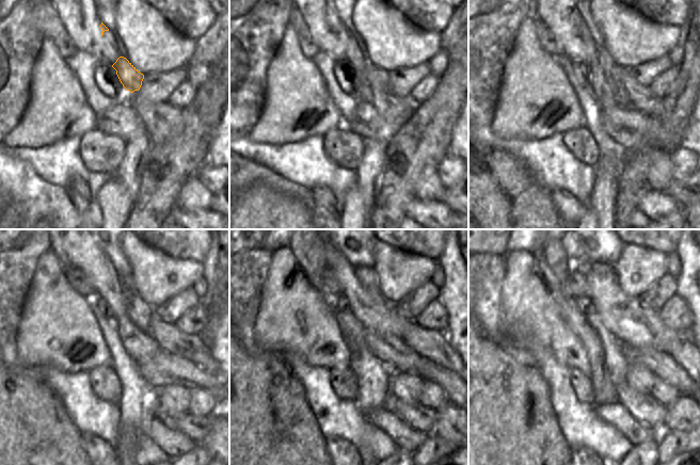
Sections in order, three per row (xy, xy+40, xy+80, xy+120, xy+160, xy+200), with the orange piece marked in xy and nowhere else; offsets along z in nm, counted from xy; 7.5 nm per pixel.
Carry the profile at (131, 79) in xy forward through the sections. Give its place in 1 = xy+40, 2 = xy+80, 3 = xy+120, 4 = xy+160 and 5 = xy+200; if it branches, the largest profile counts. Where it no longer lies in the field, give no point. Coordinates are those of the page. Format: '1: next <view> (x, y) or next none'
1: next xy+40 (377, 79)
2: next xy+80 (642, 99)
3: next xy+120 (193, 347)
4: next xy+160 (434, 346)
5: next xy+200 (682, 350)

